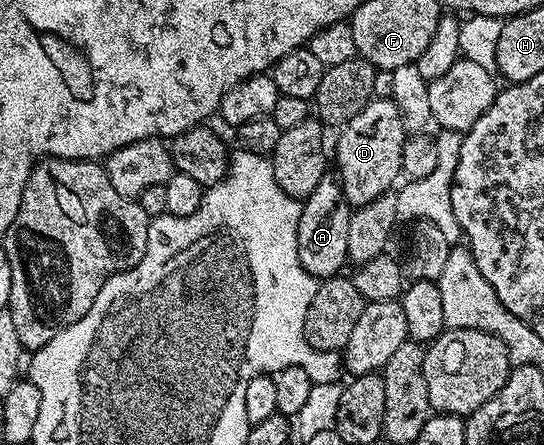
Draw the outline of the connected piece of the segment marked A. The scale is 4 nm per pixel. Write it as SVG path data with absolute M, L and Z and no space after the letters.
M324 178L308 194L302 204L302 213L298 223L296 234L296 246L300 266L308 275L321 282L330 279L331 276L339 275L342 267L348 264L348 222L350 221L351 205L346 203L342 186L337 179Z

